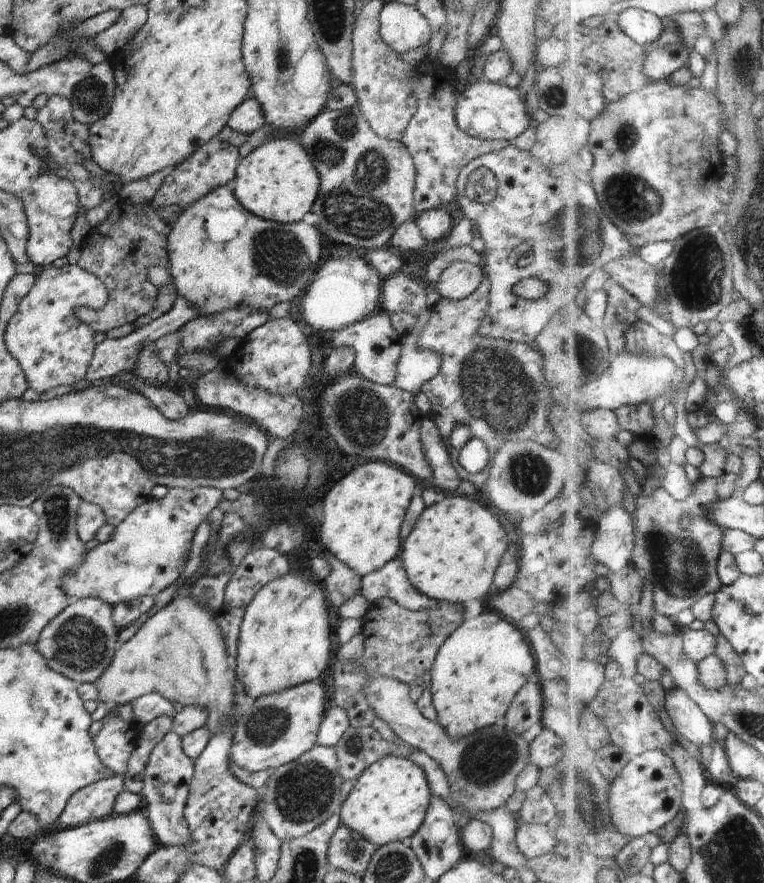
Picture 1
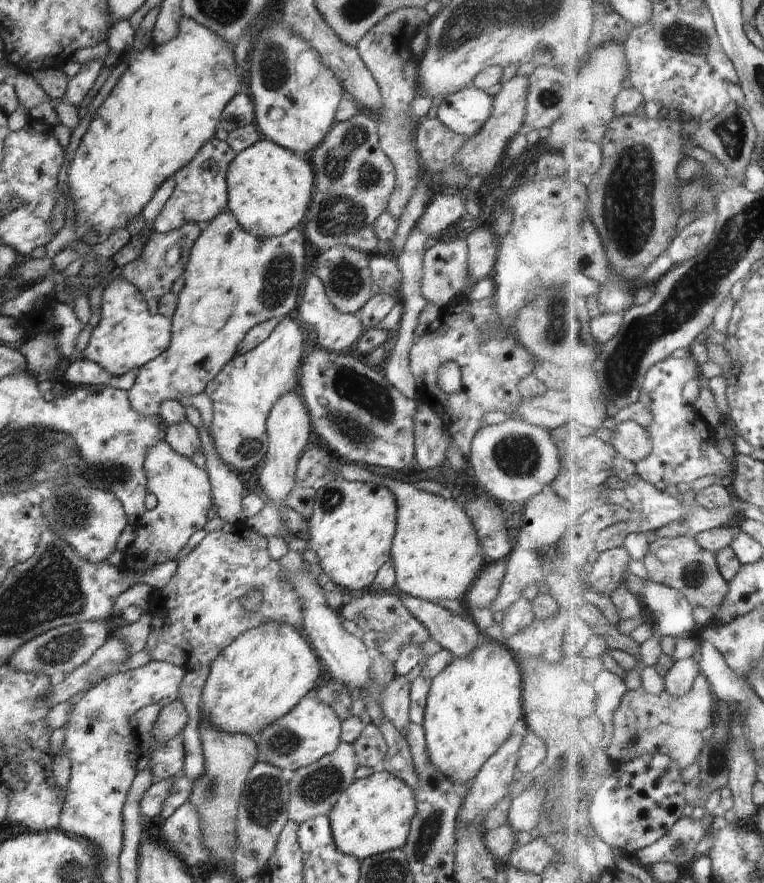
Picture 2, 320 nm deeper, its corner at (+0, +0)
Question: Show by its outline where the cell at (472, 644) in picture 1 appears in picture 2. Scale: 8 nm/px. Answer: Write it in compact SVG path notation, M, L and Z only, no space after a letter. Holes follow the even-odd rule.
M486 639L468 656L453 659L450 666L432 679L421 724L428 756L436 770L462 787L510 738L512 726L522 716L519 666L507 646Z

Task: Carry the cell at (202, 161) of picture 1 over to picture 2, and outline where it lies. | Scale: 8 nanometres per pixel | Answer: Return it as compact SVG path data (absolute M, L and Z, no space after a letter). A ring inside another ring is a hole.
M215 136L204 143L198 154L173 174L176 181L174 192L155 218L153 230L166 234L179 229L185 223L209 223L217 214L226 210L228 187L225 174L228 165L236 155L226 141L221 141Z

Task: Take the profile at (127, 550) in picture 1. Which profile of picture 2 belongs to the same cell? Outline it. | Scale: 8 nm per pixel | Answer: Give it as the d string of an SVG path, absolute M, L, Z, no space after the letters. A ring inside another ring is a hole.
M165 440L157 442L147 450L144 468L148 492L157 496L157 505L153 509L147 510L135 525L137 537L124 551L125 556L122 564L126 571L140 574L147 573L147 570L154 565L174 560L178 556L178 552L188 544L190 536L196 530L204 528L204 524L208 521L206 514L212 506L209 476L204 468L198 467L192 459L176 453Z

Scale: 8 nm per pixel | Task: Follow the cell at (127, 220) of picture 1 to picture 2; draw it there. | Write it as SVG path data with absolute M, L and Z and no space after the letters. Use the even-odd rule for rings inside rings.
M185 223L179 229L166 234L154 231L147 236L140 256L124 265L119 277L126 279L142 293L151 315L158 315L158 301L164 294L171 292L174 280L184 274L190 249L200 234L202 231L198 223Z

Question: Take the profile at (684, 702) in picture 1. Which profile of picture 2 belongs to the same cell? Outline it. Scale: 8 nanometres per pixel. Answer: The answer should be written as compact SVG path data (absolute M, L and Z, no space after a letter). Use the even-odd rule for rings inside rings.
M694 658L676 660L671 671L665 676L668 694L677 699L689 695L701 673L700 663Z

